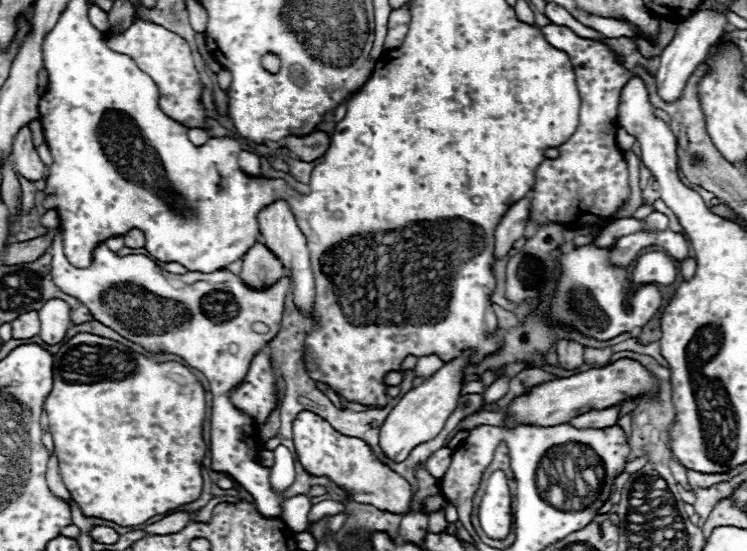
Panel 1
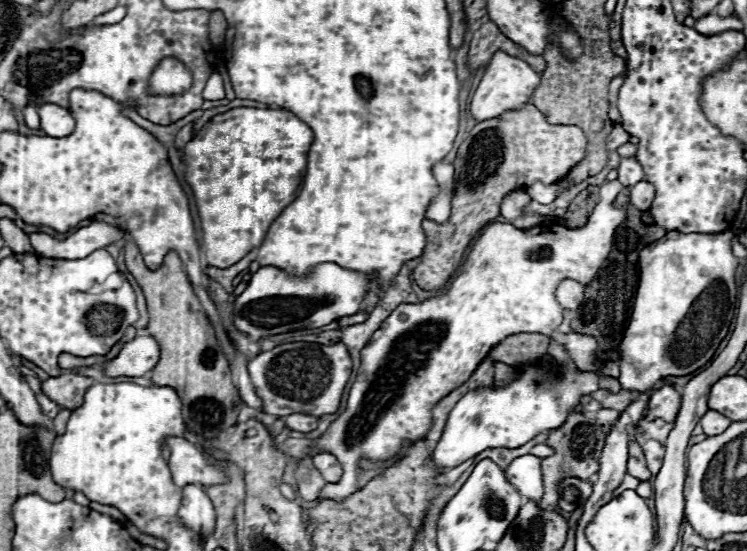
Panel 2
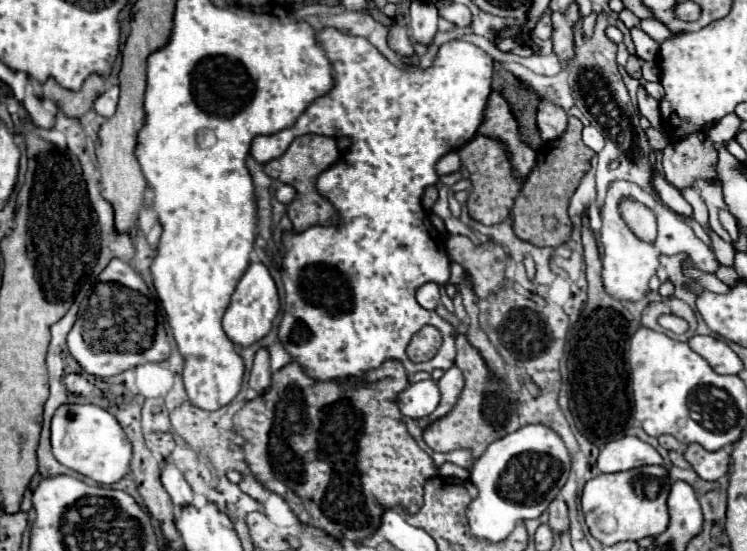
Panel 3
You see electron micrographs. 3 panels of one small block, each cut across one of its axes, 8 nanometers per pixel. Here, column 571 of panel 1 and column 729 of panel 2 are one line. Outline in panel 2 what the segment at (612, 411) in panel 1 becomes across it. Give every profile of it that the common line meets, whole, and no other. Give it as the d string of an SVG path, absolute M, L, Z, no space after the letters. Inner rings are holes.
M708 410L702 418L700 418L700 426L704 428L706 436L716 436L720 432L724 432L730 426L730 420L722 414L718 414L716 410Z

